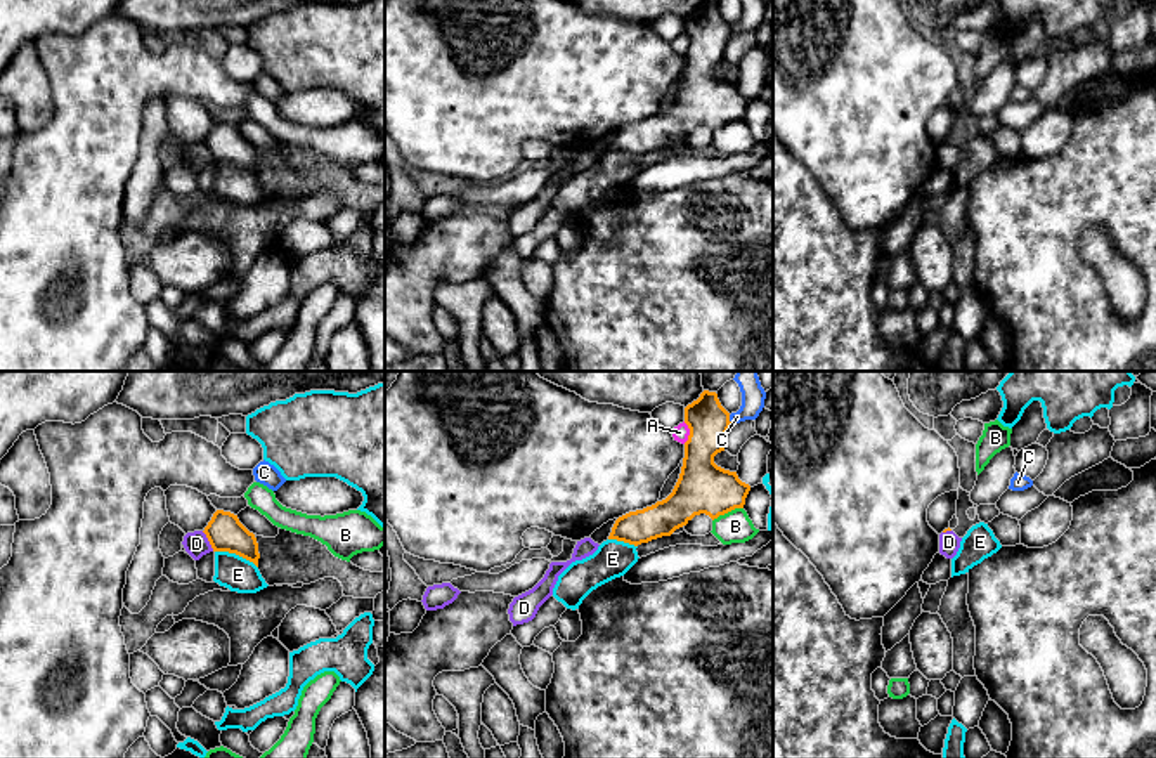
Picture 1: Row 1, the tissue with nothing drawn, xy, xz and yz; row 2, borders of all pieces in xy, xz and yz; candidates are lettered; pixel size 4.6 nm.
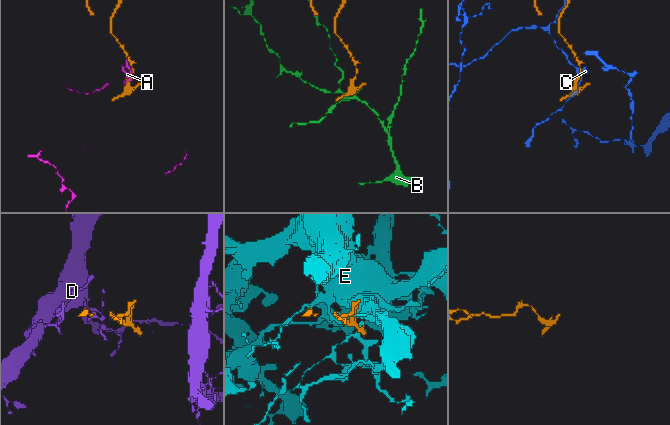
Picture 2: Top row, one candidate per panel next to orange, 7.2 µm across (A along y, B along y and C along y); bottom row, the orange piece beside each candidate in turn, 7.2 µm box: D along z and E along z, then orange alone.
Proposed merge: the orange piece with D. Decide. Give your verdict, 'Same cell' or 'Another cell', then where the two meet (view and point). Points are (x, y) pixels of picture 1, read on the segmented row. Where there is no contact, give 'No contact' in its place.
Another cell. Touches orange at xy (208, 540)

